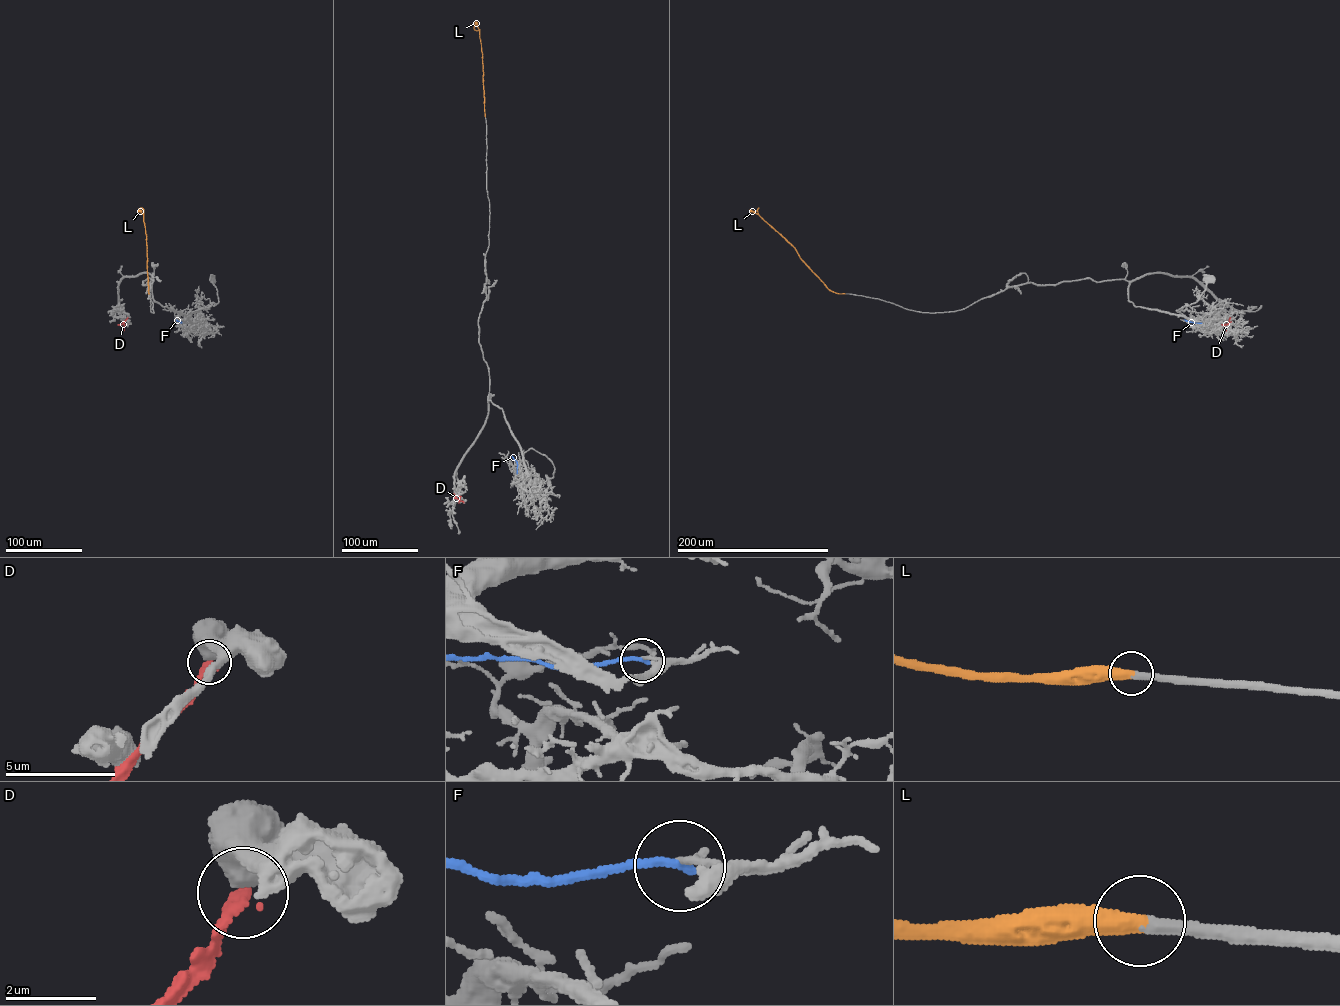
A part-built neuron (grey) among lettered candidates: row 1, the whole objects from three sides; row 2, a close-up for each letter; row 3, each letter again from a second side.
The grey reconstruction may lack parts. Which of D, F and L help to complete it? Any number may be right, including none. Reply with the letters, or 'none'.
L

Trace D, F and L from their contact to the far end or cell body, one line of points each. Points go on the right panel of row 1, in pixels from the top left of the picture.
D: (1230, 317), (1224, 325), (1226, 330)
F: (1201, 322), (1184, 319)
L: (844, 293), (829, 290), (795, 249), (759, 214), (758, 208), (756, 210)

